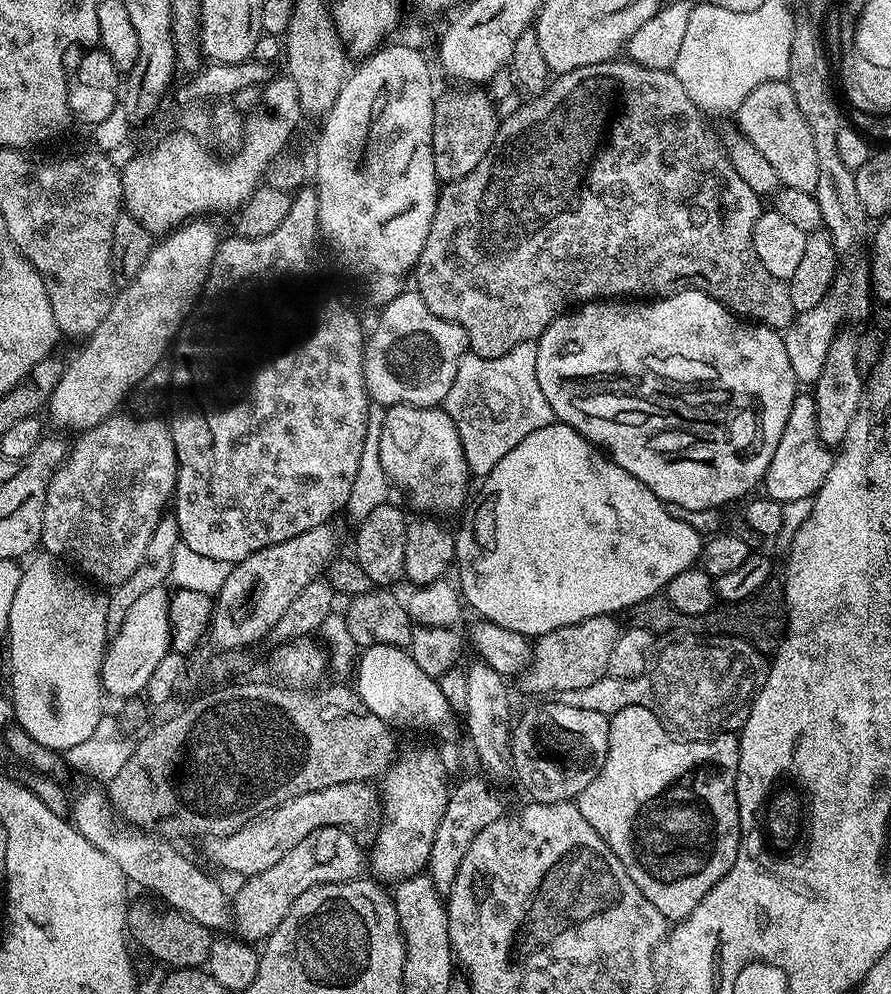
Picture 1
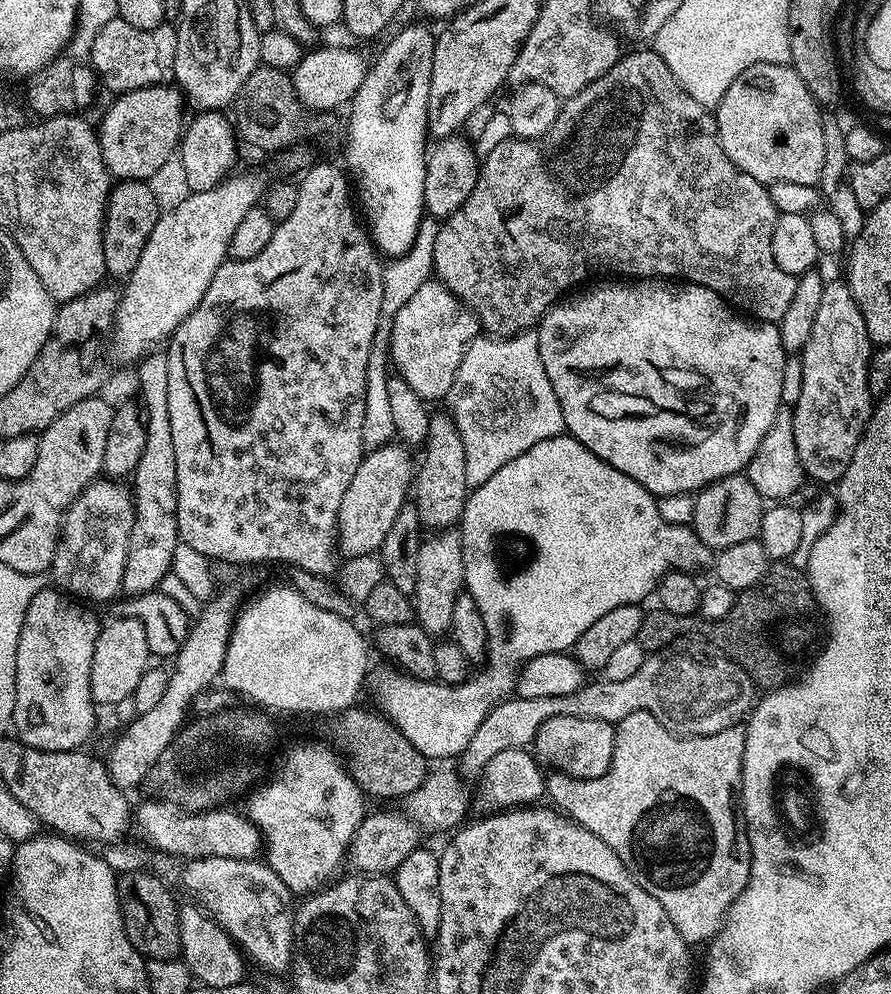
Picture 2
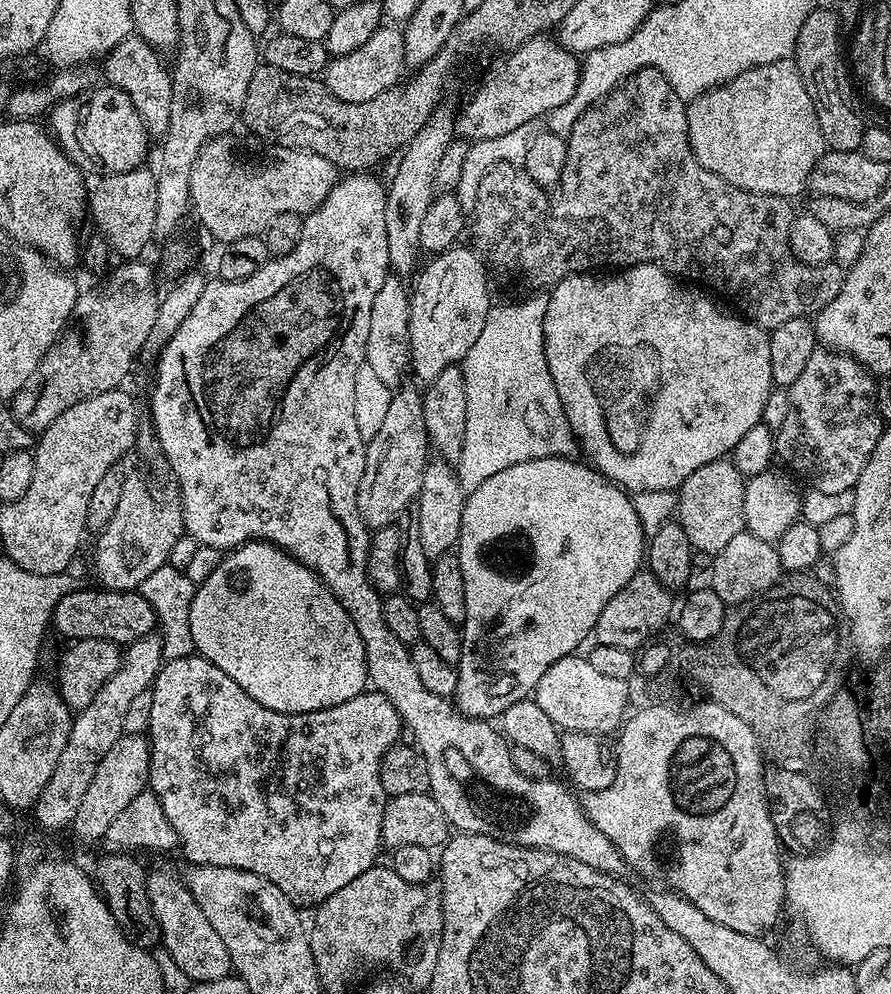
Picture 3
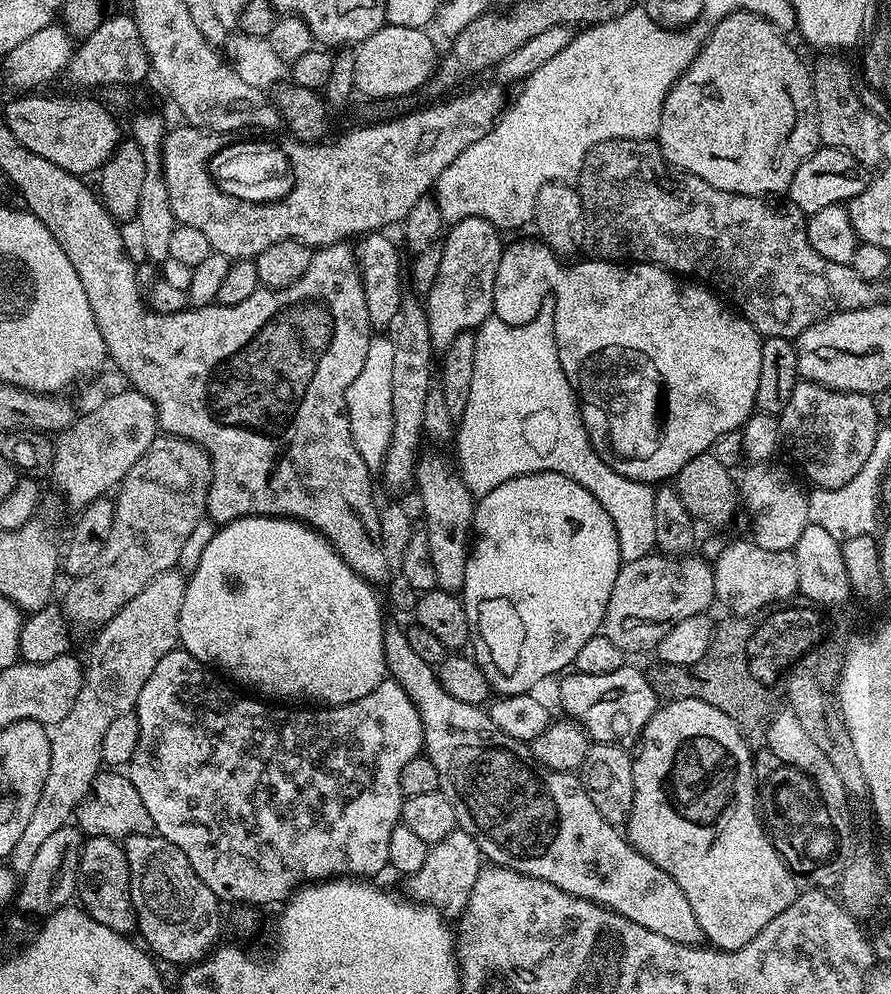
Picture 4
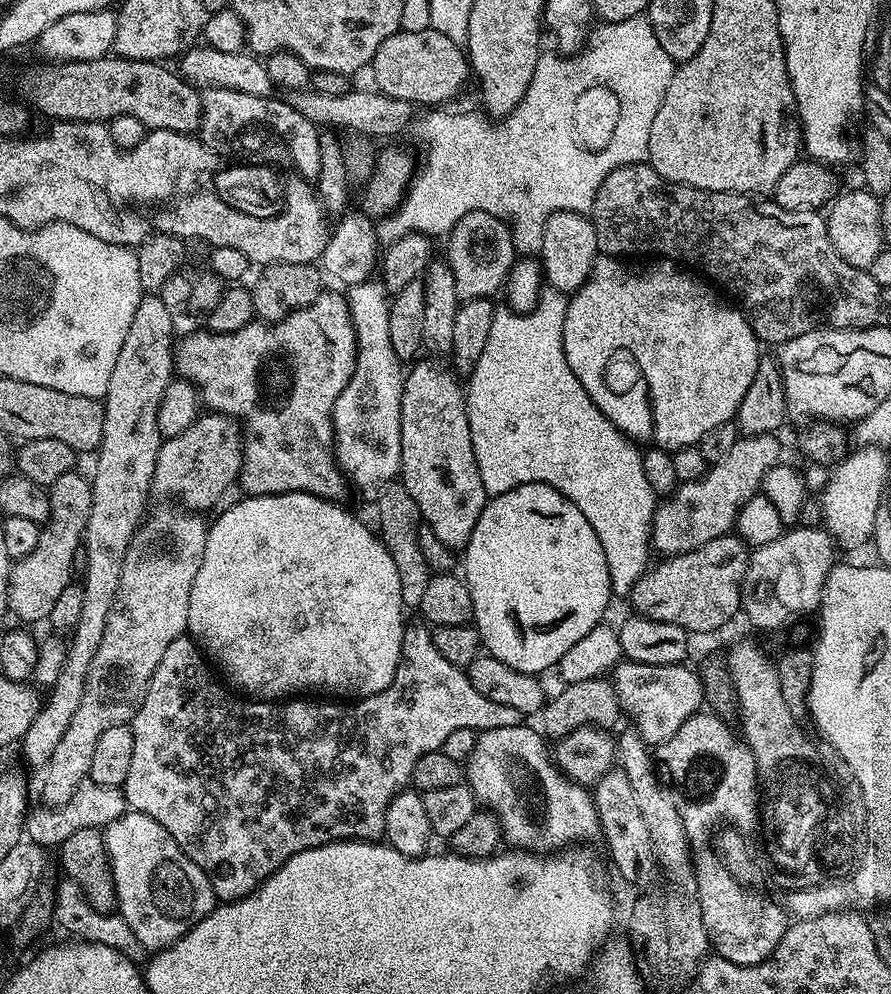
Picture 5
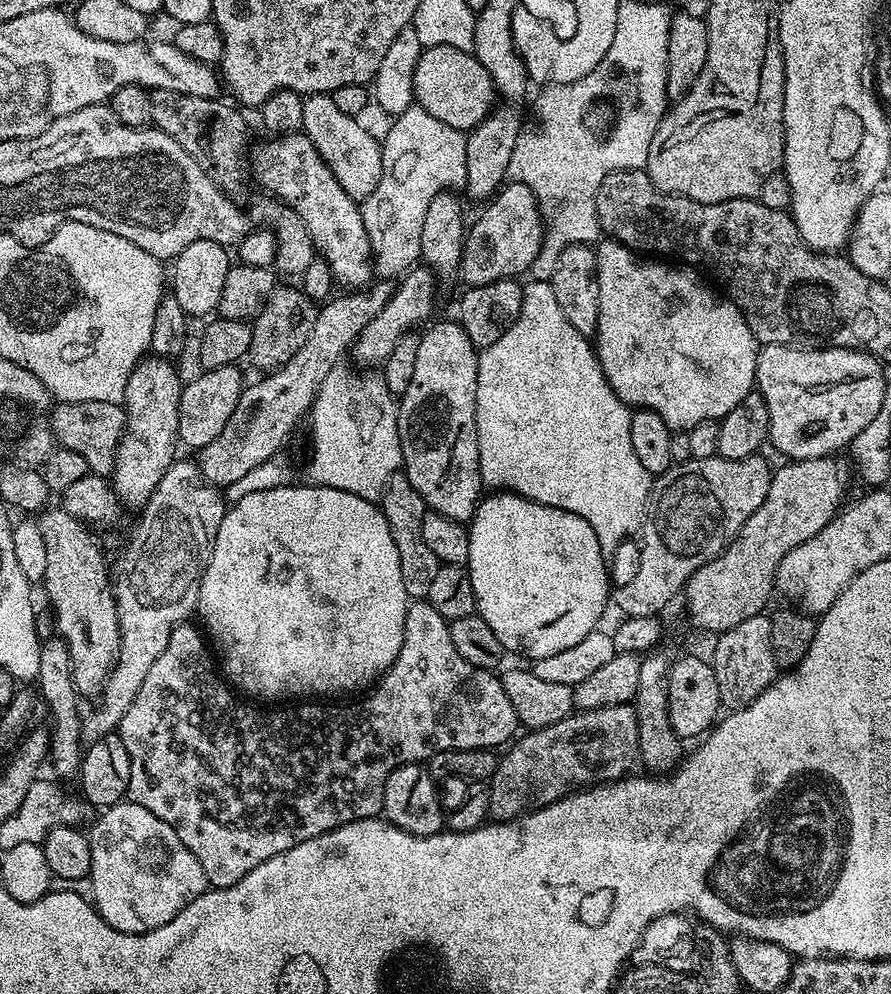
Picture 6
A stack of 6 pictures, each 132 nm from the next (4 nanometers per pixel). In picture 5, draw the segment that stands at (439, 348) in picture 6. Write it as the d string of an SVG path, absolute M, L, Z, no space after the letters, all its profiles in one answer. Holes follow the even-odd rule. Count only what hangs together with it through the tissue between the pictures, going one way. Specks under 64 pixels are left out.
M420 358L407 369L402 386L400 433L402 458L399 479L406 486L406 490L410 490L410 498L418 502L421 521L427 528L434 530L434 534L438 534L438 538L446 542L448 548L467 548L470 534L474 534L474 526L482 510L488 505L490 497L486 486L482 486L482 474L478 474L478 462L474 458L466 392L457 373L447 363L436 358Z

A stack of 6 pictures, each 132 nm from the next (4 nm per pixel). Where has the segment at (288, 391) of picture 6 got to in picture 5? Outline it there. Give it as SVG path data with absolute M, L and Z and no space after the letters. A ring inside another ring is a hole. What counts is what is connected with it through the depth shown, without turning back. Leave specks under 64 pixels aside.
M208 412L200 417L197 417L196 421L190 425L182 434L167 437L159 448L158 460L155 462L154 478L152 479L152 489L155 495L160 494L162 496L174 496L180 498L183 503L193 511L206 512L206 509L213 509L216 505L219 495L222 491L226 490L227 486L234 484L240 475L241 462L244 460L244 443L243 443L243 431L241 425L233 418L224 416L220 413Z

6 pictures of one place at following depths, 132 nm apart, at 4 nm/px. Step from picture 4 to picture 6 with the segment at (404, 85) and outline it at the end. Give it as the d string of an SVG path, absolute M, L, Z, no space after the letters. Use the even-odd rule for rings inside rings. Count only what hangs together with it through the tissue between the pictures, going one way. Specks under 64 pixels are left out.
M448 45L421 51L418 66L414 66L412 94L415 103L426 110L426 114L465 134L477 128L488 117L498 100L496 87L492 85L490 74L486 74L486 66L482 66L482 62L478 62L471 51Z

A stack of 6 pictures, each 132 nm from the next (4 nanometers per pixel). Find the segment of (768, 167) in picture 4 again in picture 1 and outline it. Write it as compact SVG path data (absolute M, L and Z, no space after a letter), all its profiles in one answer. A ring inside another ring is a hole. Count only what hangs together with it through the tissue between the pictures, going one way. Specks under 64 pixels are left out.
M771 80L762 82L742 102L742 106L734 113L739 131L744 137L774 166L780 175L781 185L815 193L818 186L818 157L814 151L814 134L810 134L810 126L806 126L806 118L802 118L802 110L798 110L798 102L787 80Z

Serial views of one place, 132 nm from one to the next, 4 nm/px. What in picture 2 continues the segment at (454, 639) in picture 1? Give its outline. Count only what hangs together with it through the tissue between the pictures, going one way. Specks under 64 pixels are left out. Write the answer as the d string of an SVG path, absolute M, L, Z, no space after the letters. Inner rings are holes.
M455 527L433 531L429 536L432 536L429 540L420 540L418 582L410 599L415 623L426 630L429 636L440 638L450 629L450 614L454 612L454 602L464 588L464 555L460 533Z

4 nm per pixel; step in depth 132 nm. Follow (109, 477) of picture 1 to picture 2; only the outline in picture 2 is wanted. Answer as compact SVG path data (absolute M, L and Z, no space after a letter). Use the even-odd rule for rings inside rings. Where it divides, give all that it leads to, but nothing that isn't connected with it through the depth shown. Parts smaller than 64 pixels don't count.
M97 478L84 487L82 494L78 494L78 498L74 498L74 502L69 506L67 512L64 514L64 523L60 526L60 541L54 550L54 558L52 559L52 566L50 569L50 577L52 576L53 580L51 580L51 583L55 585L57 589L71 594L75 599L81 602L89 602L88 600L93 600L94 603L100 604L103 600L114 599L113 601L115 601L117 597L121 595L122 574L126 570L126 554L128 553L128 547L130 546L130 530L134 530L134 510L136 509L134 502L132 501L131 491L129 491L125 485L123 488L122 485L124 484L117 482L115 479Z

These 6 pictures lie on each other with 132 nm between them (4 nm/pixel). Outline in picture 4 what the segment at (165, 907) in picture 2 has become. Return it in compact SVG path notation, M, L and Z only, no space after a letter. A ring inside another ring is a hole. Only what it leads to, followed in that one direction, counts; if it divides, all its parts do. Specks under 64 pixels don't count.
M90 836L85 839L82 854L78 858L76 896L79 907L88 912L94 922L102 922L102 926L127 937L137 931L136 911L130 898L128 854L121 841L105 836Z

